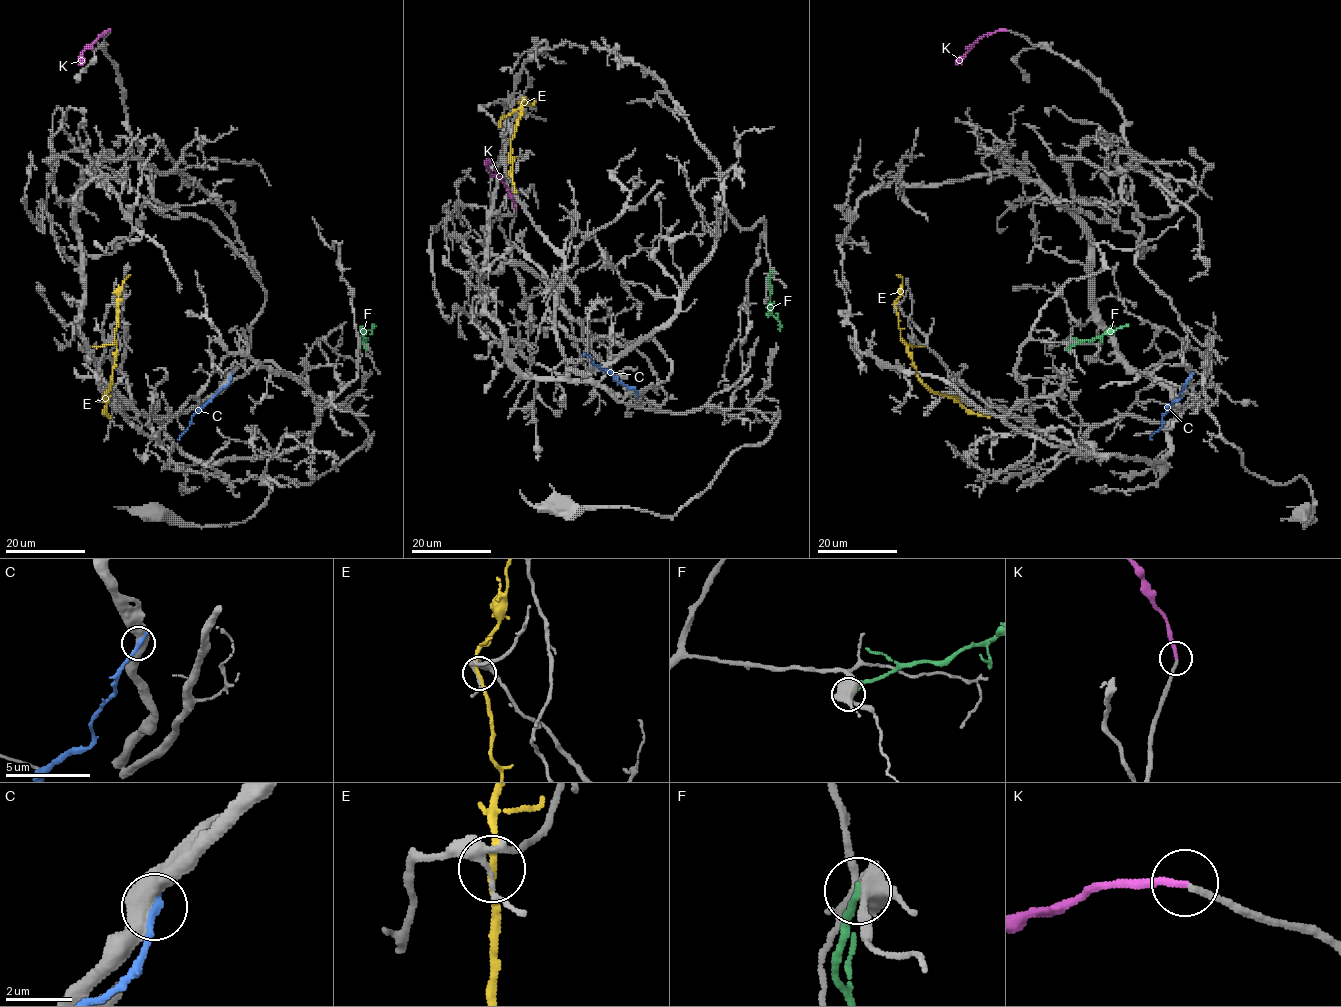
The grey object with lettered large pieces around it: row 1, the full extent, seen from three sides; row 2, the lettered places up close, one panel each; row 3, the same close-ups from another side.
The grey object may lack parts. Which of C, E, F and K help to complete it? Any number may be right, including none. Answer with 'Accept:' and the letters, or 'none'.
Accept: K

